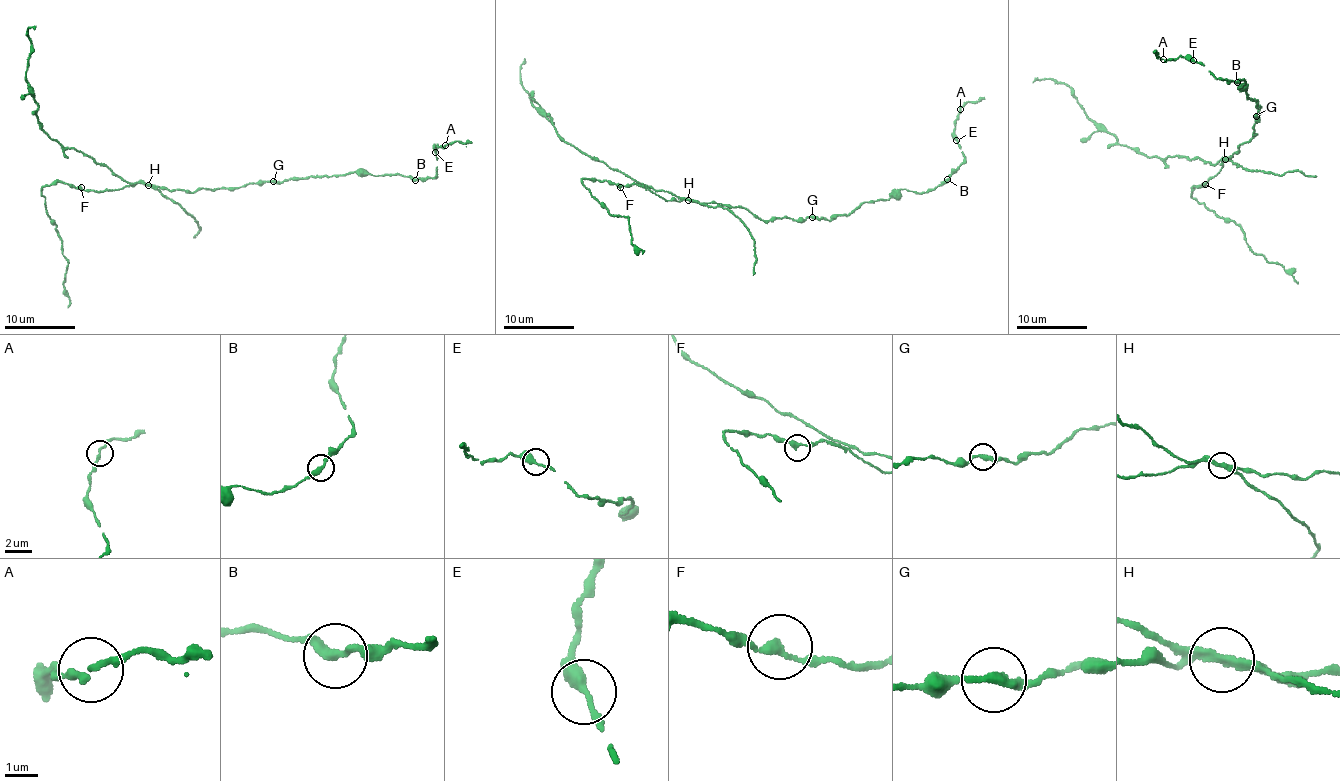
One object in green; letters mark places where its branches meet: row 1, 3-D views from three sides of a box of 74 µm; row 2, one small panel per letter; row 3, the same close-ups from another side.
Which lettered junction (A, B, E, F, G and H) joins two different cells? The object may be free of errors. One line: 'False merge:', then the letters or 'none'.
False merge: H

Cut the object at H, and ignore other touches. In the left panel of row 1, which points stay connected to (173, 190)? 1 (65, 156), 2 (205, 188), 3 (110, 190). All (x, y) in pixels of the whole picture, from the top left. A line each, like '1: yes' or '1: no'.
1: no
2: yes
3: yes

